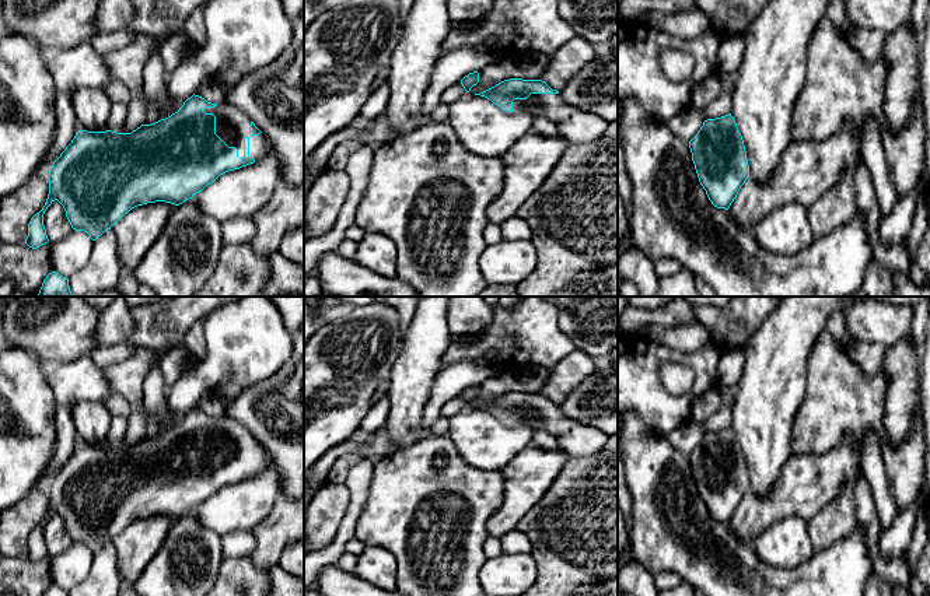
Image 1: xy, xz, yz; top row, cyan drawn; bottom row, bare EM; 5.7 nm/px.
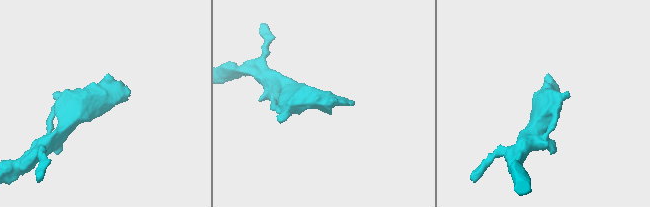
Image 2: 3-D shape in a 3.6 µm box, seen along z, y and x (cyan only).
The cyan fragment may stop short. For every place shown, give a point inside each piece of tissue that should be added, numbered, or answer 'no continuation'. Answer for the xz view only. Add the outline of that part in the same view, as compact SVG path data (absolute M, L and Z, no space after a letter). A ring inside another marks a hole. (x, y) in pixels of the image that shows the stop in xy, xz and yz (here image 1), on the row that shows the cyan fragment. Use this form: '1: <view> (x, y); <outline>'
1: xz (576, 126); M531 94L527 99L514 99L513 112L545 116L569 146L590 143L601 137L608 126L597 113L567 104L559 94Z

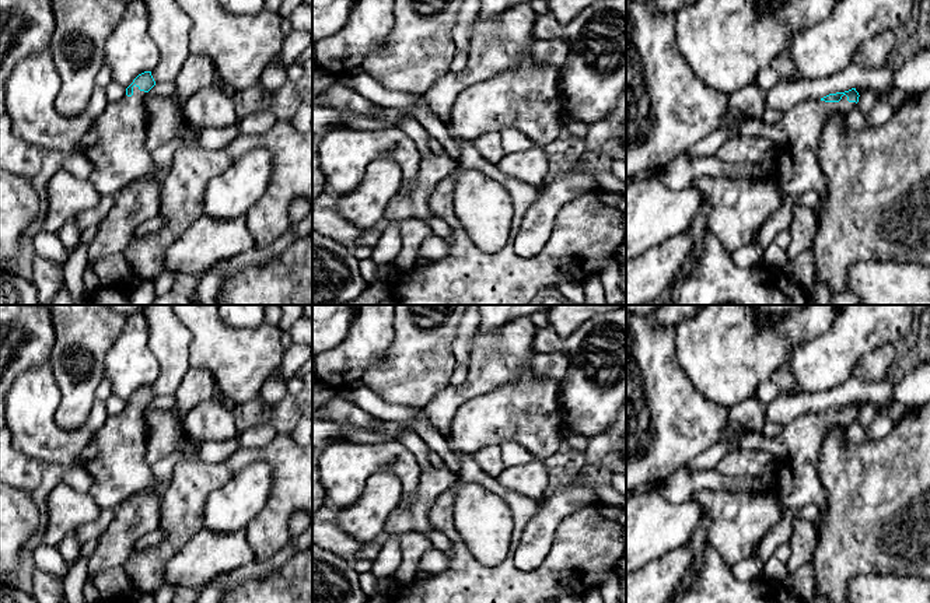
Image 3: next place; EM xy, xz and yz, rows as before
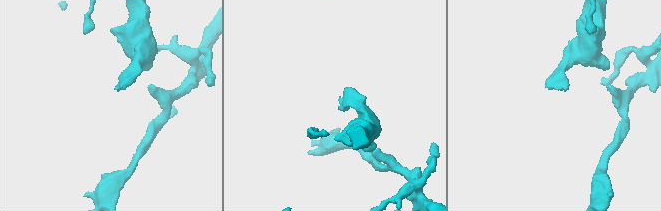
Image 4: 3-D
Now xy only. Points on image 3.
1: xy (115, 146); M134 85L132 97L108 104L78 144L92 166L88 180L101 196L115 197L134 178L158 171L146 148L144 95Z

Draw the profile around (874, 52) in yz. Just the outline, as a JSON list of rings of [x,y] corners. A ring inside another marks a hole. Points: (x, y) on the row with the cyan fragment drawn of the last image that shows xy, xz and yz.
[[[887,29],[859,46],[853,63],[864,67],[884,67],[888,64],[894,45],[895,31]]]

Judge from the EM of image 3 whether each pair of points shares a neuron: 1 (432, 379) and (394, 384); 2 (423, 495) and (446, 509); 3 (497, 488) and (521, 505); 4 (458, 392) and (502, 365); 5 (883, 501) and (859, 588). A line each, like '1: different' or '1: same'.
1: same
2: different
3: same
4: same
5: different

